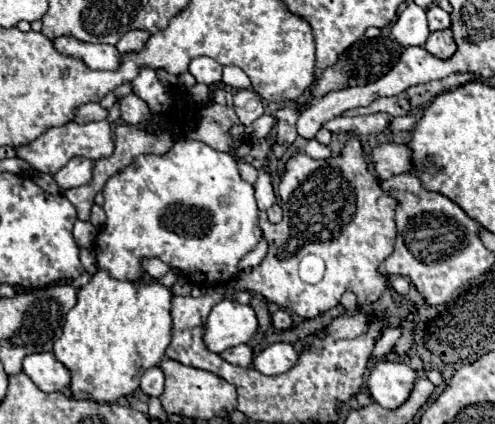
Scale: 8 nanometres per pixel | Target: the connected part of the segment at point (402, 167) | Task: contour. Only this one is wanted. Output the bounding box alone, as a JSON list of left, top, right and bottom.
[372,144,412,180]

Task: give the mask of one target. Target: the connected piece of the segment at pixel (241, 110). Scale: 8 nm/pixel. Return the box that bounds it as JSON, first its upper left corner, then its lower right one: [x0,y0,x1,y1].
[234,90,264,124]

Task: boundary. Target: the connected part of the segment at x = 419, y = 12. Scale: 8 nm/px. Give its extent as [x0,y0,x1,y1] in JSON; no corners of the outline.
[392,2,430,46]

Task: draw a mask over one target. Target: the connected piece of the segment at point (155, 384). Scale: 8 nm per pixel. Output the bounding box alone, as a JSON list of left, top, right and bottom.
[140,366,164,396]

